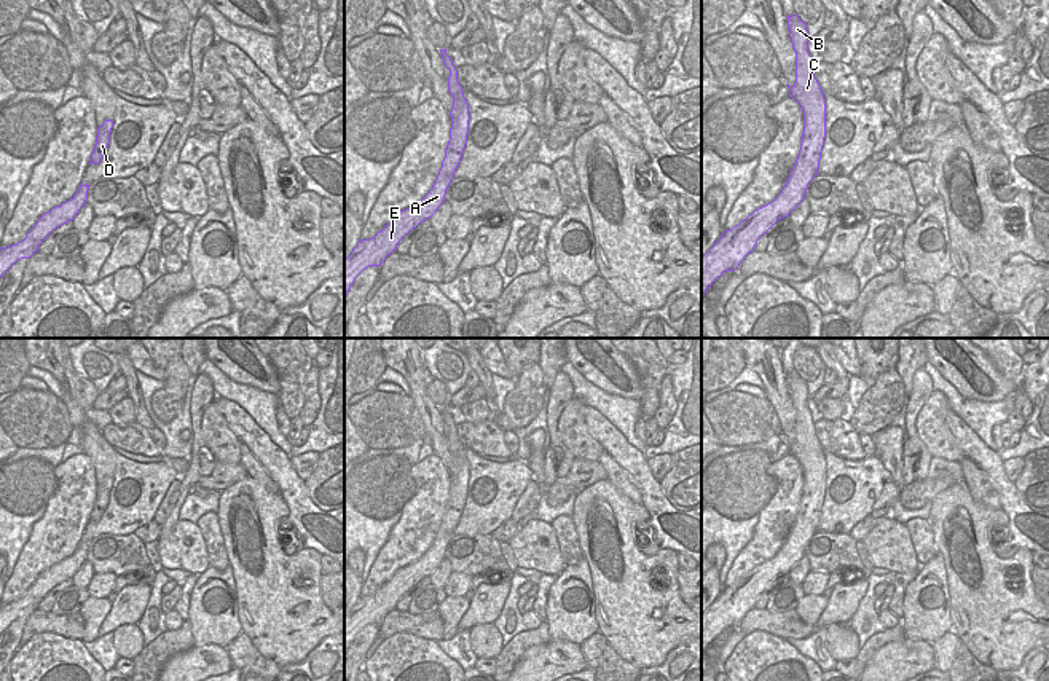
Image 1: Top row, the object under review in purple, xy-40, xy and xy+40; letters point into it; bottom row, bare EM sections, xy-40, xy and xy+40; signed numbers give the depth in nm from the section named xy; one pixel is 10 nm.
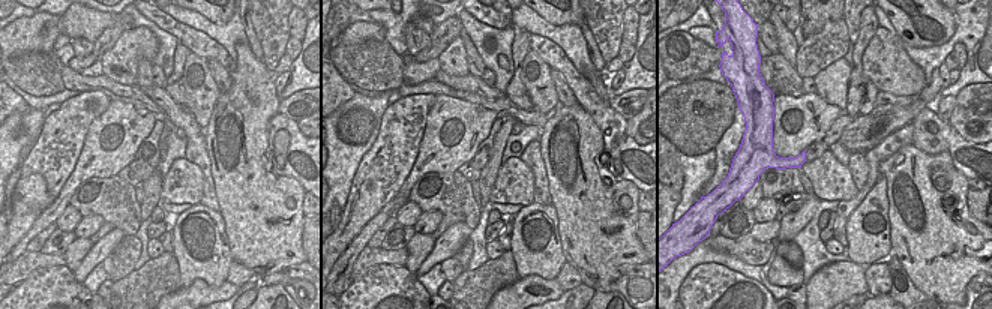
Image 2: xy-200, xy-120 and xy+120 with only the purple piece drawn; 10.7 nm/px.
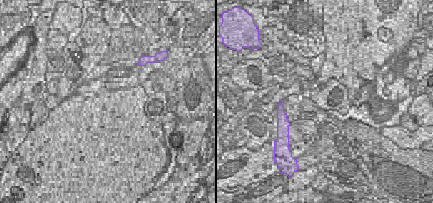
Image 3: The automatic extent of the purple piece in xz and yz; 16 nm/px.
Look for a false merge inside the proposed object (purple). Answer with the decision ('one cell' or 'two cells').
one cell

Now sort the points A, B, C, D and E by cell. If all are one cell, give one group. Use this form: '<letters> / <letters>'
A B C D E

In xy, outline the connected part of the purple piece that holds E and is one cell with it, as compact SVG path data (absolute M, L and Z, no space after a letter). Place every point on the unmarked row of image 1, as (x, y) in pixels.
M446 405L440 407L445 424L450 427L448 448L453 453L450 469L451 486L445 507L445 515L438 533L429 550L414 563L400 568L381 588L370 596L360 596L352 609L344 616L344 654L348 652L356 635L368 624L381 624L387 612L395 609L399 600L419 581L430 576L445 560L446 547L454 536L461 520L467 491L469 491L469 461L464 455L462 443L458 439L458 427Z

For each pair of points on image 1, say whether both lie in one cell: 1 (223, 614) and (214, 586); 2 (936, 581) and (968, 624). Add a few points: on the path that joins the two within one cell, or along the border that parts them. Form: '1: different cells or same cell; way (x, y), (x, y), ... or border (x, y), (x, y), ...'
1: same cell; way (216, 610), (214, 594)
2: different cells; border (942, 563), (947, 573), (949, 618), (954, 629)

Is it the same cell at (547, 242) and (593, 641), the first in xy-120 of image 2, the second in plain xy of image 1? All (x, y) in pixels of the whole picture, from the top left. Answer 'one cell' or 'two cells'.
two cells

